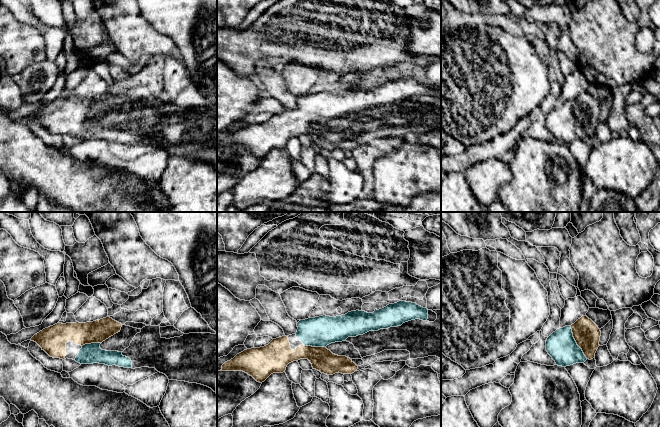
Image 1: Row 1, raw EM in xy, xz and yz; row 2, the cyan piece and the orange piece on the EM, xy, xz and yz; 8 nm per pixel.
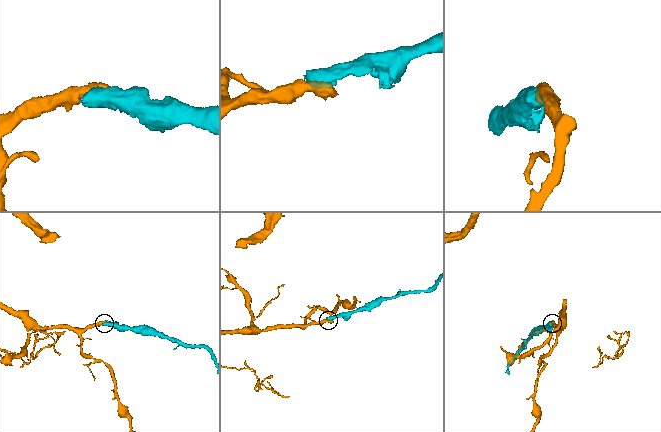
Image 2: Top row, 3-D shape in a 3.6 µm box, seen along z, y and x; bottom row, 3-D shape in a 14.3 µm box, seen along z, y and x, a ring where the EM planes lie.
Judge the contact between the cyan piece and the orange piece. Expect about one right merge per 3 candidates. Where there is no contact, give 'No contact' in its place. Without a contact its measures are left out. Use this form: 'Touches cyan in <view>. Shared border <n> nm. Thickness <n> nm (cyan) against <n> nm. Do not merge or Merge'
Touches cyan in yz. Shared border 300 nm. Thickness 240 nm (cyan) against 220 nm. Merge

